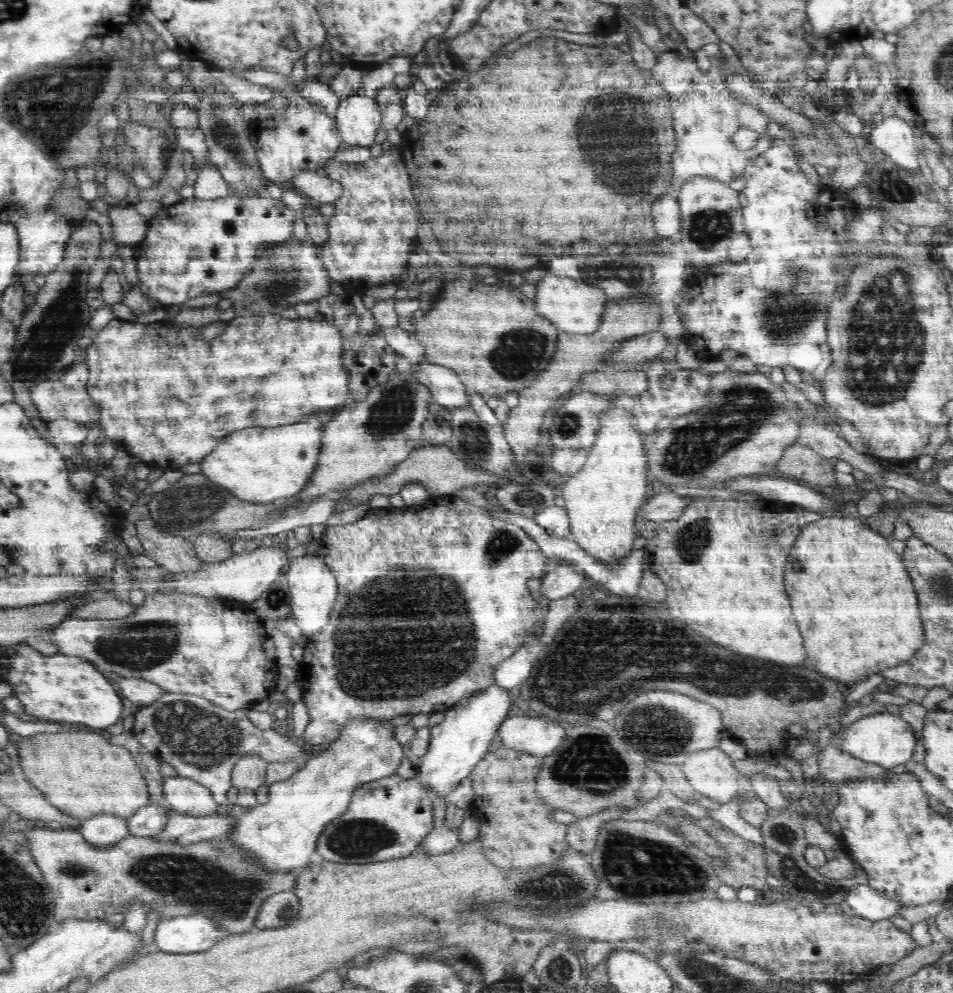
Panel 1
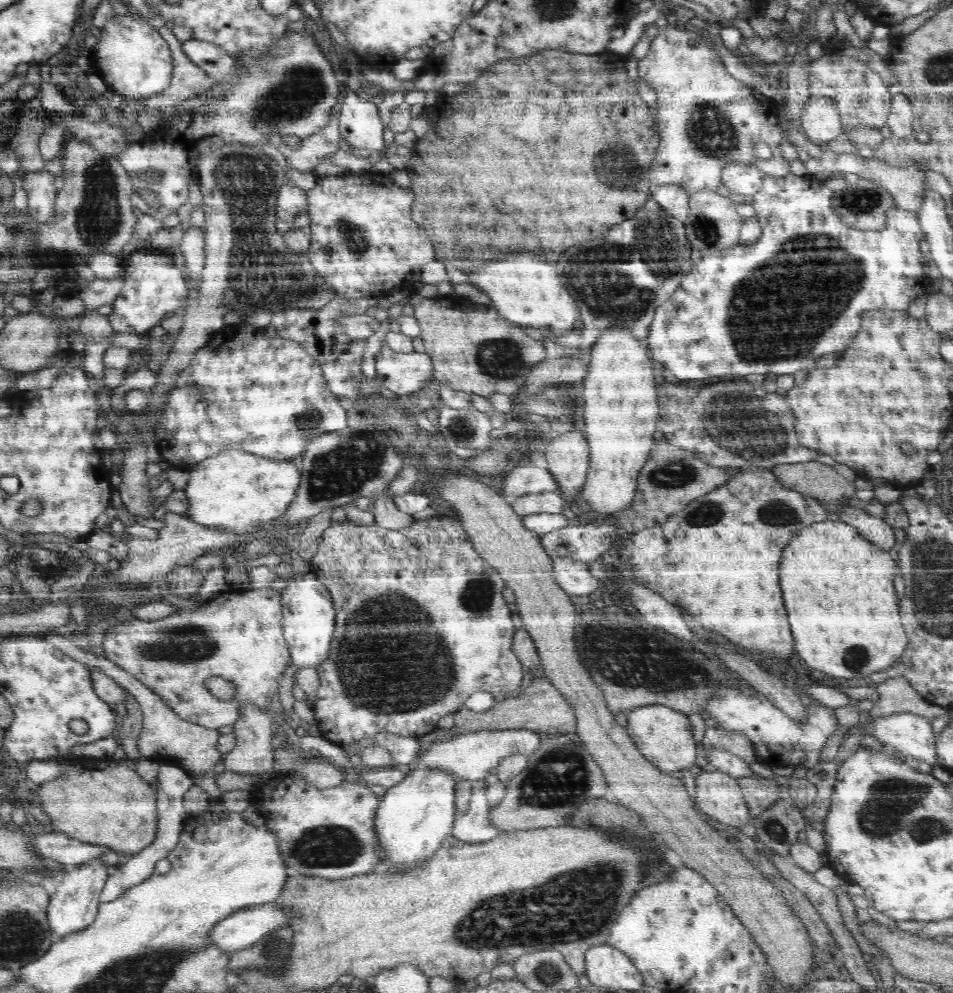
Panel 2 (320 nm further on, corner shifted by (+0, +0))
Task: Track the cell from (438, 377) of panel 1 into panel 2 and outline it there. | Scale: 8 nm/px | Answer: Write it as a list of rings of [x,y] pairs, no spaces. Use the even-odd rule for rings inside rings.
[[[386,342],[376,354],[376,374],[384,388],[388,388],[399,396],[407,396],[410,392],[419,391],[426,383],[432,382],[432,360],[426,353],[412,352],[409,354],[396,353]]]

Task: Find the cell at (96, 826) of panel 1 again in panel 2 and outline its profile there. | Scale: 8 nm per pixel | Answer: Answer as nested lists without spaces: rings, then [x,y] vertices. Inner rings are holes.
[[[94,858],[82,862],[74,868],[69,868],[68,874],[64,874],[62,882],[57,886],[47,906],[48,924],[57,940],[68,936],[68,934],[86,930],[94,922],[97,910],[102,903],[99,896],[107,878],[110,876],[111,870],[110,866]]]

